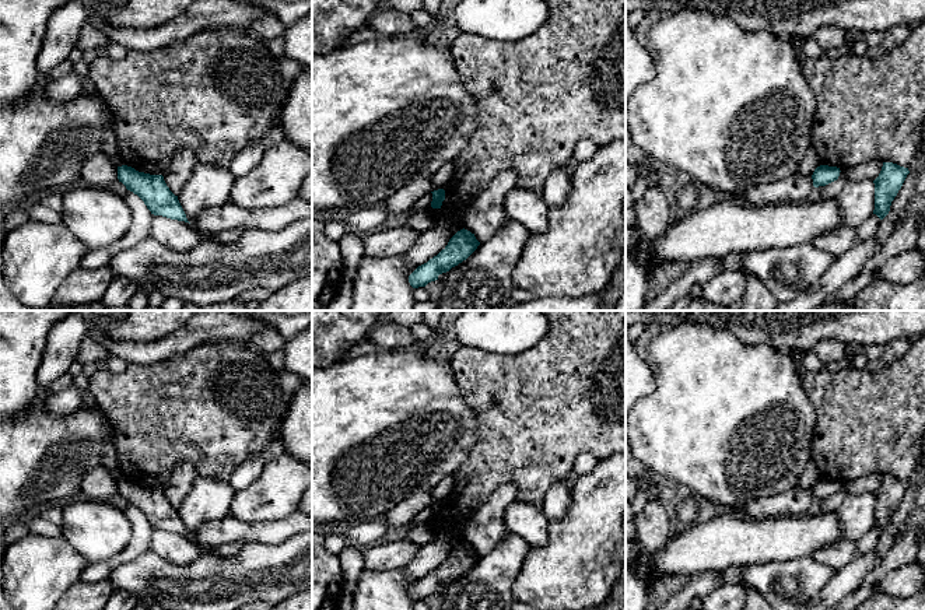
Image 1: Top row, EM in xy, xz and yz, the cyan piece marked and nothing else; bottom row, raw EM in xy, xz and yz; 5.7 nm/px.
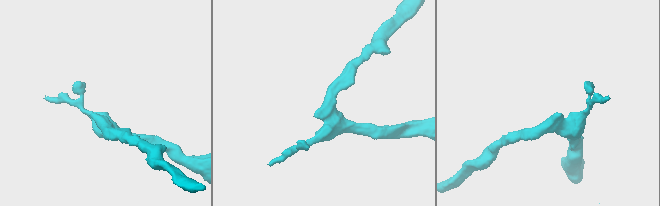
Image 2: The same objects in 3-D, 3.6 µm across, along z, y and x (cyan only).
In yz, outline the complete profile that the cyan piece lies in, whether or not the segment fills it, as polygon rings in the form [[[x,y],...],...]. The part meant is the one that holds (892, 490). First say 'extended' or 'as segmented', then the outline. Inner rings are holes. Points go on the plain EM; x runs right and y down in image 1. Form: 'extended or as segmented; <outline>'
as segmented; [[[883,476],[879,490],[873,494],[873,527],[876,527],[880,533],[883,533],[889,527],[891,515],[897,509],[908,487],[908,481],[900,480],[893,476]]]

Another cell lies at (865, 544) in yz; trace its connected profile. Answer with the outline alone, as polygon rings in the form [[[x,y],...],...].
[[[872,527],[866,534],[859,537],[856,541],[858,555],[866,555],[873,553],[880,536],[882,533],[876,527]]]

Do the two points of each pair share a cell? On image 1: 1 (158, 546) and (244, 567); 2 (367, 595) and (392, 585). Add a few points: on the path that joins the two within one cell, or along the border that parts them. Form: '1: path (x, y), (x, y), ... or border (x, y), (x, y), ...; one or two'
1: border (202, 554), (188, 564), (171, 564), (167, 561); two
2: path (372, 595), (382, 595), (386, 591); one

